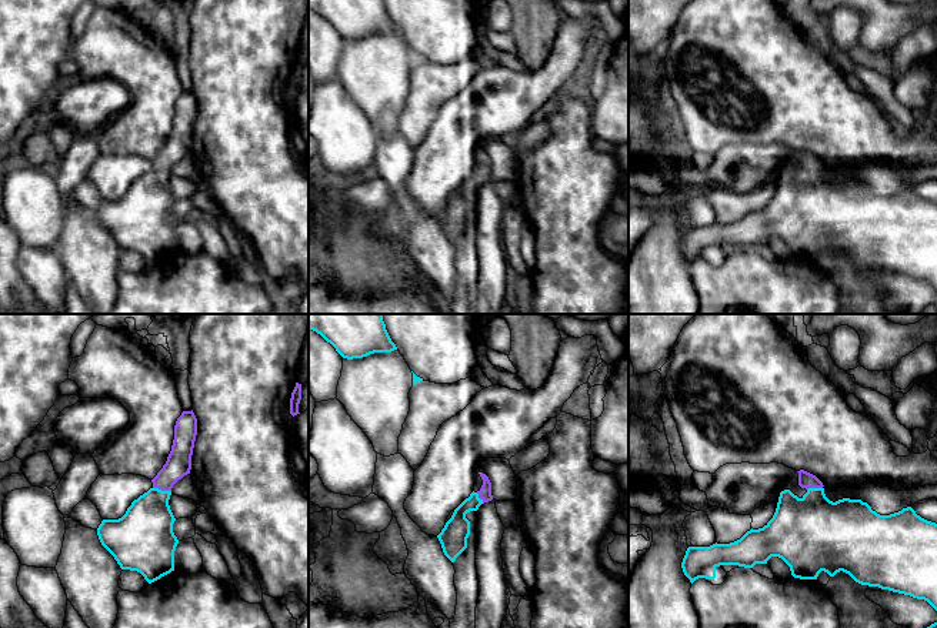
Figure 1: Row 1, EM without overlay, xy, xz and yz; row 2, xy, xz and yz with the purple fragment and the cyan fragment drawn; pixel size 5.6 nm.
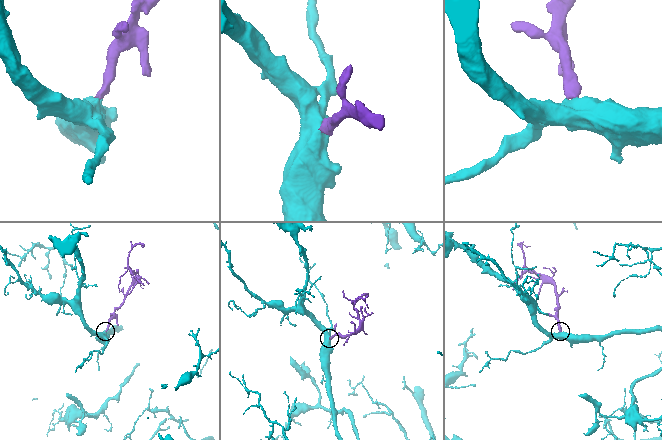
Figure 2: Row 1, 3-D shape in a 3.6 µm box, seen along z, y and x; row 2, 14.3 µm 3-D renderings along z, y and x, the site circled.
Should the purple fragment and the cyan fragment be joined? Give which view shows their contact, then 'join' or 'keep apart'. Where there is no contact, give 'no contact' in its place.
xy | join

